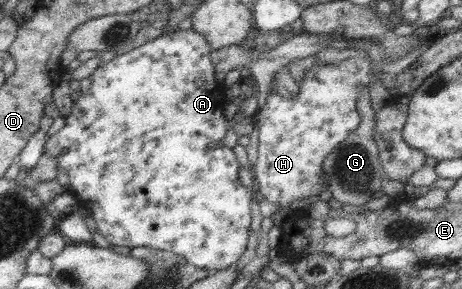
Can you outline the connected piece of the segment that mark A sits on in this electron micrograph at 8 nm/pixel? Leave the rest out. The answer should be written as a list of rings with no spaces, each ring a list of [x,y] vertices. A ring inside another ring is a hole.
[[[174,30],[171,33],[147,41],[144,45],[129,51],[128,53],[115,56],[108,62],[103,62],[90,75],[91,85],[89,90],[80,93],[80,98],[71,103],[71,110],[65,116],[65,122],[58,132],[47,136],[44,143],[44,153],[52,155],[57,160],[58,169],[67,171],[69,191],[75,197],[78,207],[91,212],[91,217],[96,225],[96,233],[103,236],[107,243],[114,247],[147,247],[152,252],[160,250],[171,252],[187,263],[198,268],[203,268],[209,273],[227,269],[237,262],[247,244],[247,231],[249,228],[250,199],[255,195],[254,189],[241,185],[237,179],[237,160],[231,148],[220,144],[227,131],[223,111],[225,107],[223,84],[217,82],[215,70],[209,54],[211,49],[201,34],[190,30]]]

